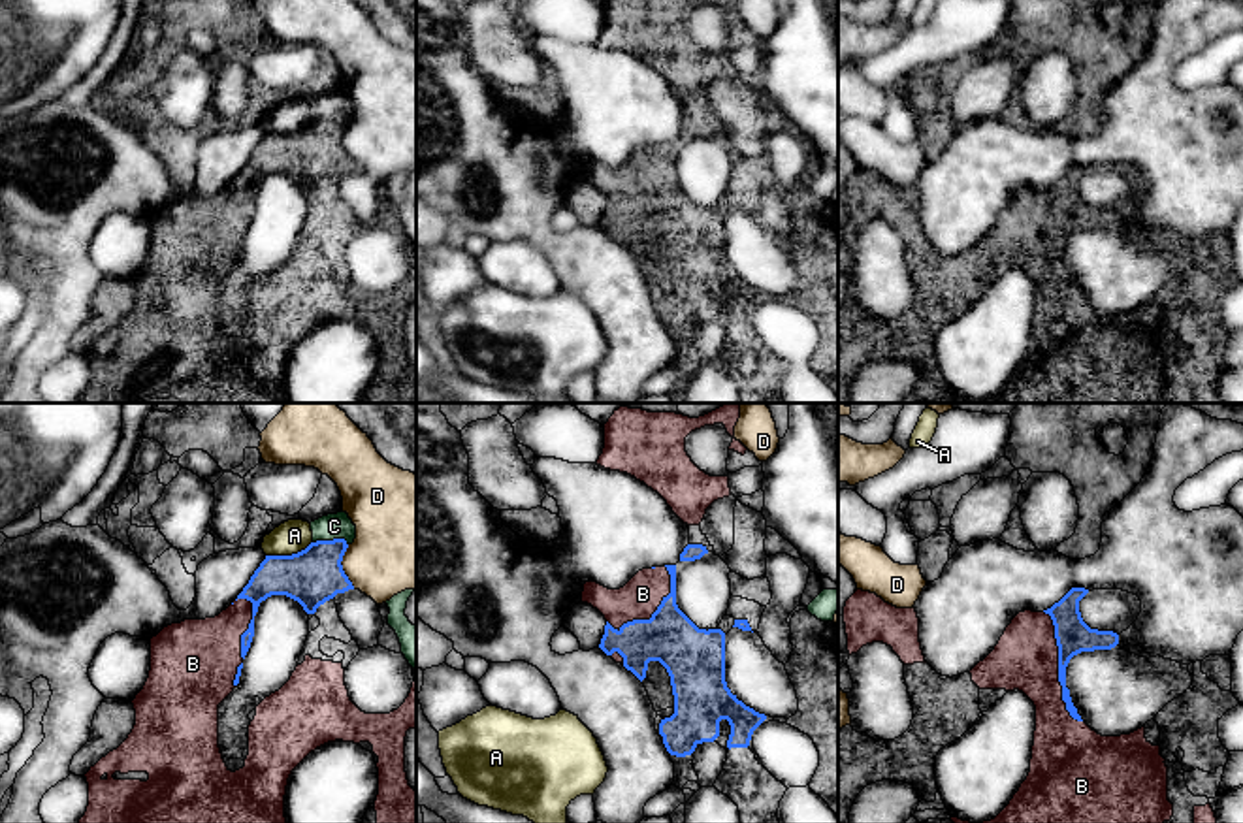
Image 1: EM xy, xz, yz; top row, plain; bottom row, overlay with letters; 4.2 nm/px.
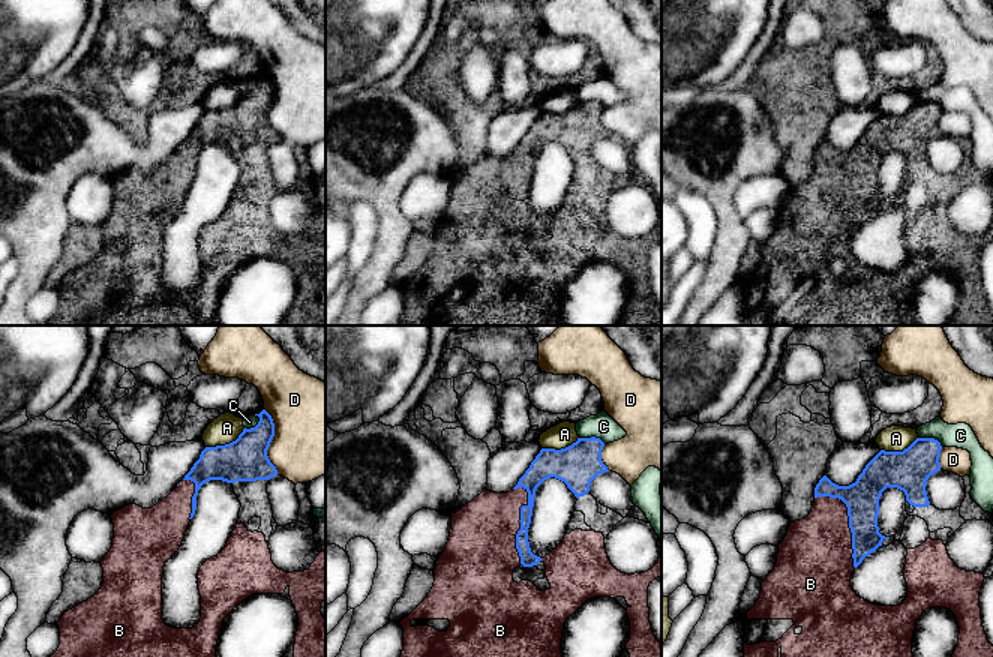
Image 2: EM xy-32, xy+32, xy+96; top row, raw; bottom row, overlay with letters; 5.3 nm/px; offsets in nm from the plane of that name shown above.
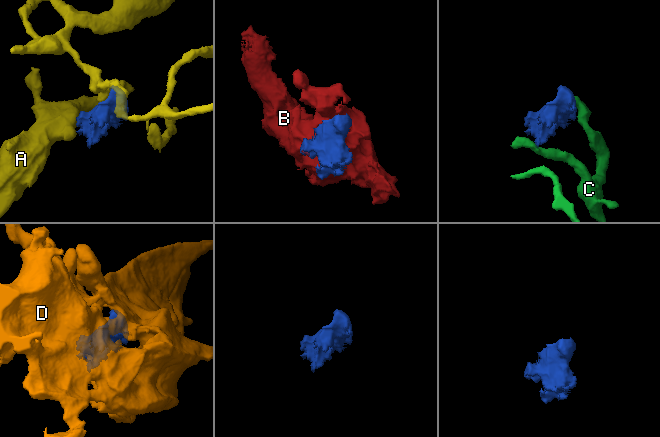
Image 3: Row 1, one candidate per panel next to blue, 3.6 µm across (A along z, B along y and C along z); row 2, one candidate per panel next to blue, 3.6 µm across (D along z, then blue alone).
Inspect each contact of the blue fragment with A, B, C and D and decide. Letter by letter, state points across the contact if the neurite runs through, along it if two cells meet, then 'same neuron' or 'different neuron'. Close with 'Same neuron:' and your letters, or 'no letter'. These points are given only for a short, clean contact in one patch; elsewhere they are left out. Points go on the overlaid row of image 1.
A: different neuron
B: same neuron
C: border xy (347, 541), (317, 539), (313, 543); different neuron
D: different neuron
Same neuron: B

